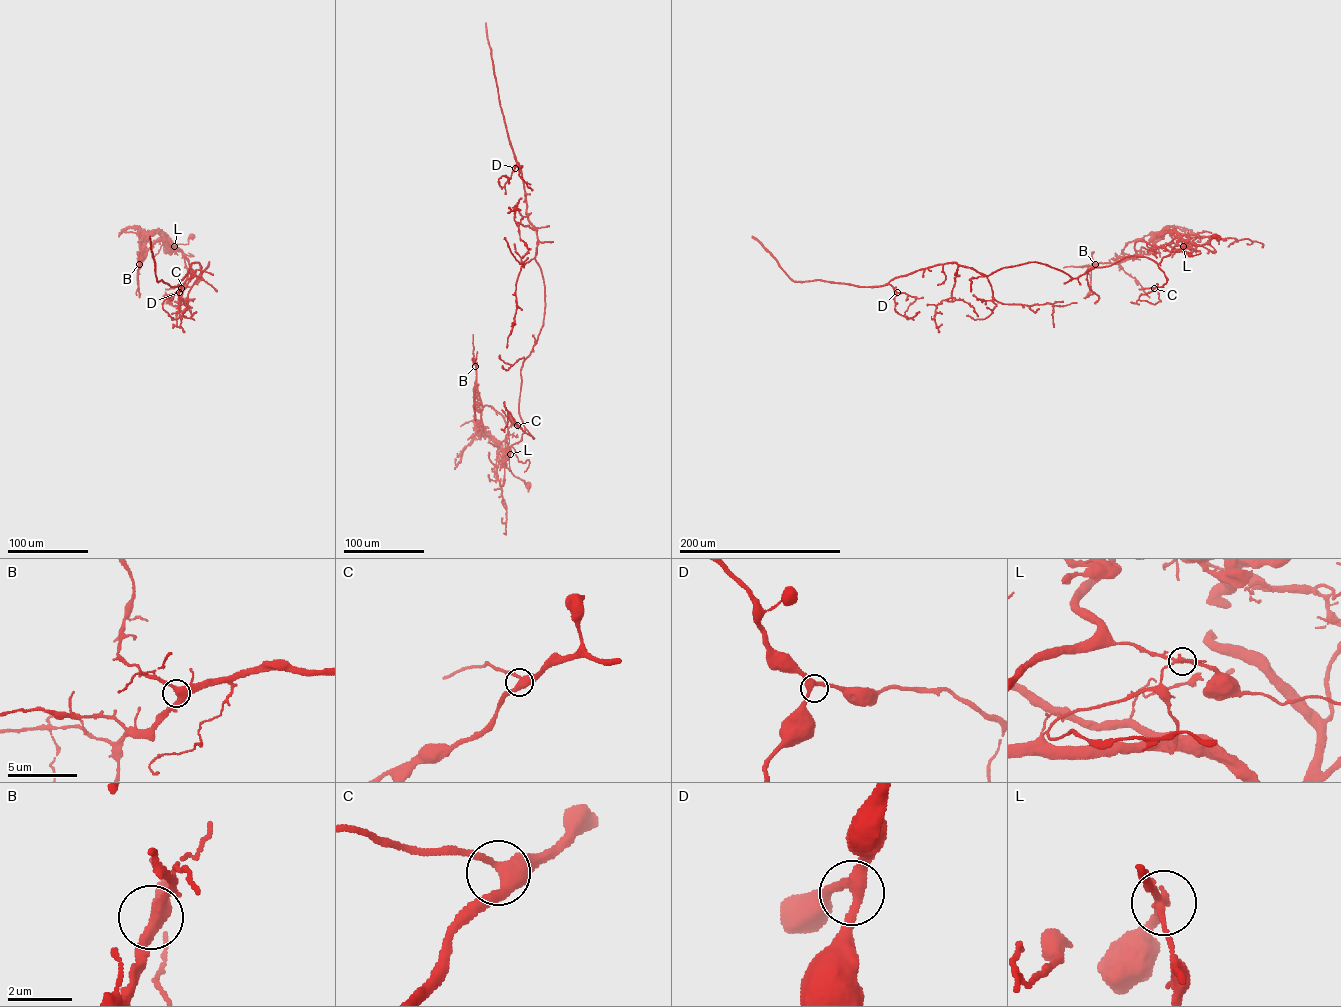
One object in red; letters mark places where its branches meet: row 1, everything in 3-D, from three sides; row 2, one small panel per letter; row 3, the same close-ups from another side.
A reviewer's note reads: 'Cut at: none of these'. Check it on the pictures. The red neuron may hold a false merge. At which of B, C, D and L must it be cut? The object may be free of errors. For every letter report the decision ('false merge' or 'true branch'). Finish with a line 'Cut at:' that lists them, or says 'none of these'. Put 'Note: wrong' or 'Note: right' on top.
Note: wrong
B: true branch
C: true branch
D: true branch
L: false merge
Cut at: L

